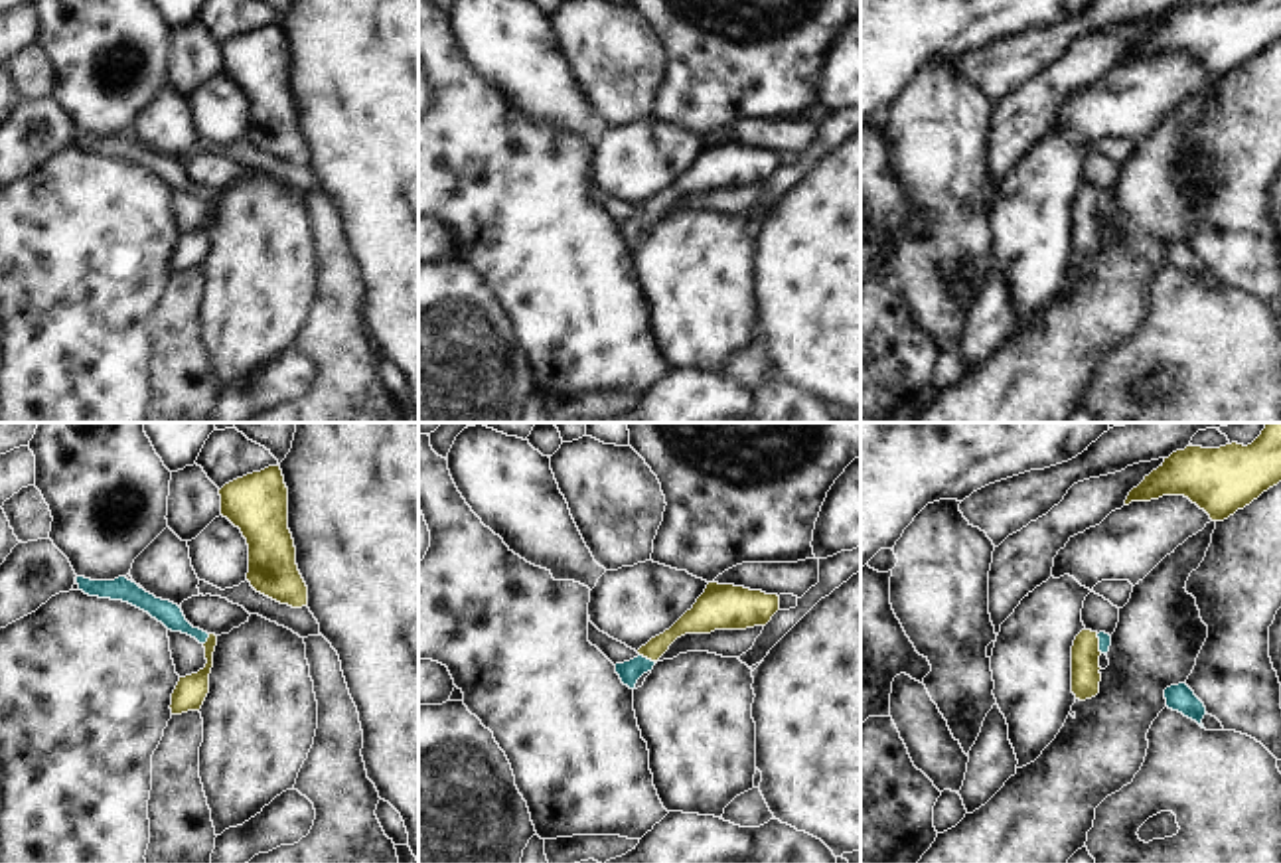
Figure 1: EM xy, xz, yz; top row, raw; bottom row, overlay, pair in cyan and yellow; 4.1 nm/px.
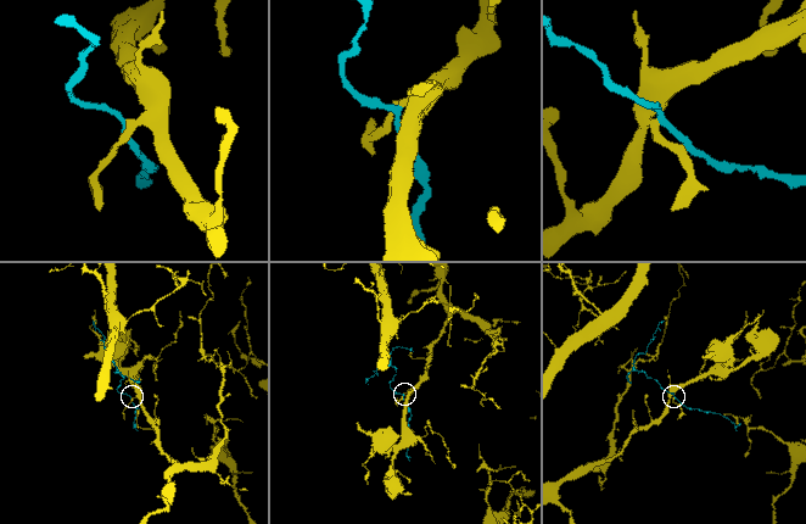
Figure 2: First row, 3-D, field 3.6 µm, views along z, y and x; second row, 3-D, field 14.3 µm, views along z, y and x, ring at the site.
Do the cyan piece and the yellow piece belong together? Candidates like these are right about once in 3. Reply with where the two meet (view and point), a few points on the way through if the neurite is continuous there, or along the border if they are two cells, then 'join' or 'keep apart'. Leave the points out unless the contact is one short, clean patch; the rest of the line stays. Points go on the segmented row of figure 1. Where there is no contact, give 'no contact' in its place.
meets cyan in xz at (646, 658); border along xz (640, 654), (654, 662); keep apart

